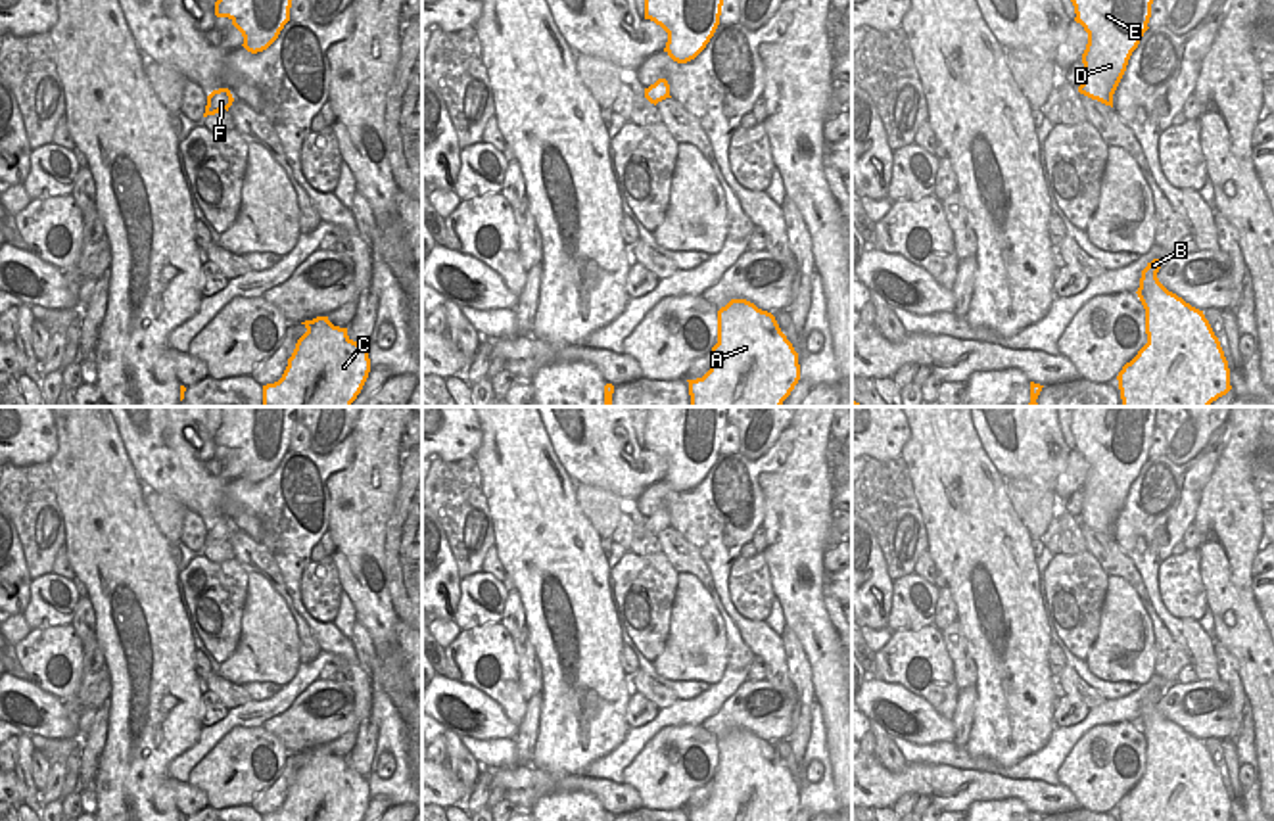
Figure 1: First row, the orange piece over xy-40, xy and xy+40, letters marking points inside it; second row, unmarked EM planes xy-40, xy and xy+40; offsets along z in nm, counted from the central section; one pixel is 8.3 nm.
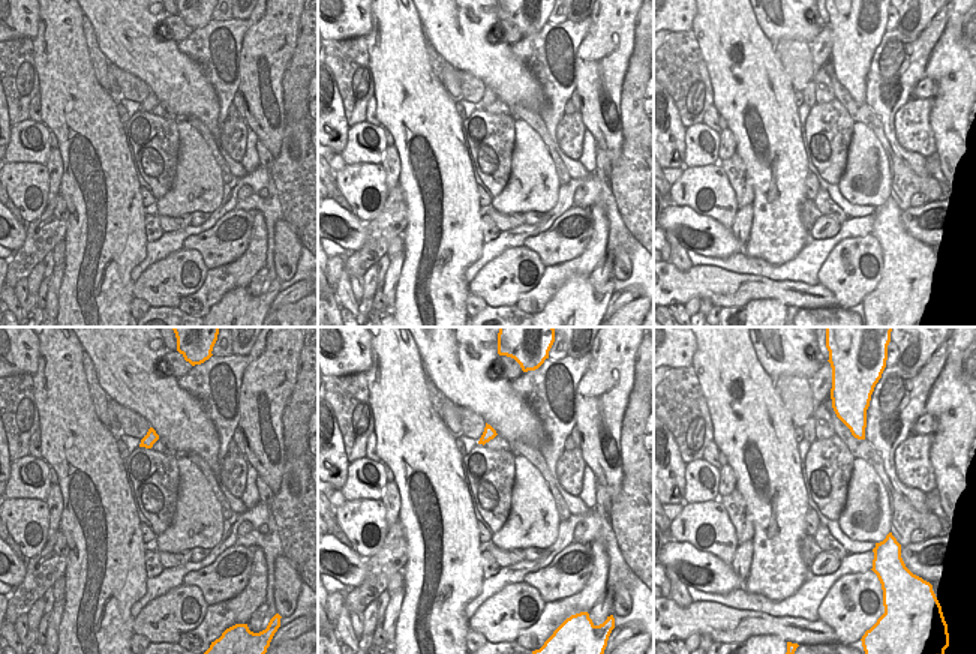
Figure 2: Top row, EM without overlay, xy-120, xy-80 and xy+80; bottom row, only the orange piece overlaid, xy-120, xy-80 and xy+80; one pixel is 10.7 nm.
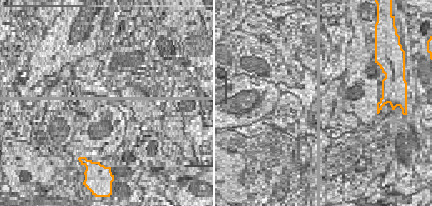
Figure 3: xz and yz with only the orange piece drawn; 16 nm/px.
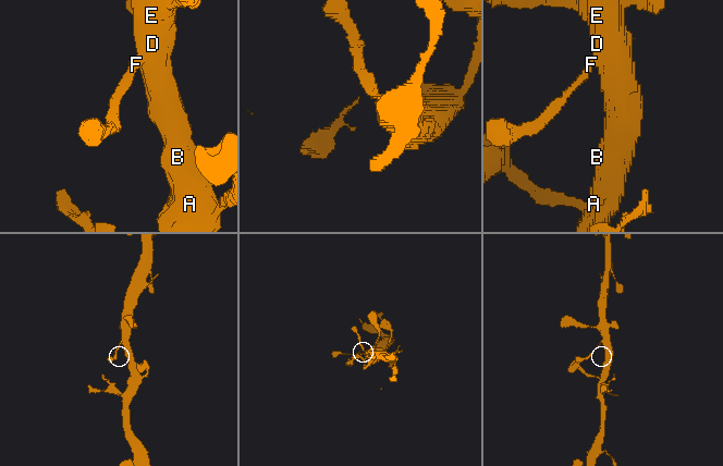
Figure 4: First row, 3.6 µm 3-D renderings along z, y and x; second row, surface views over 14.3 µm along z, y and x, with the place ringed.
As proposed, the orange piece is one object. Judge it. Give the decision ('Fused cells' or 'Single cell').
Single cell

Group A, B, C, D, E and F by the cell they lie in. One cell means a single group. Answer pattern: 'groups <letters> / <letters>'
groups A B C D E F

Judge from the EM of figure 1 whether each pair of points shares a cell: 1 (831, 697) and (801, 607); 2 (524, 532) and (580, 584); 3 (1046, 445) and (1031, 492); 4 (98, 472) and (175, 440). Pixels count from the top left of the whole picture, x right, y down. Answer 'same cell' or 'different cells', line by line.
1: same cell
2: same cell
3: different cells
4: different cells

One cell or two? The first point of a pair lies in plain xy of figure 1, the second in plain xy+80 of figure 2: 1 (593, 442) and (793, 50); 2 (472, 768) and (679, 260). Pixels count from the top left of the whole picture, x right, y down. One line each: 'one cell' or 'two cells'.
1: two cells
2: one cell

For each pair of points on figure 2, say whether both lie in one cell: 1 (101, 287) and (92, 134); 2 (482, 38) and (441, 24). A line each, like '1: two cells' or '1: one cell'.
1: one cell
2: one cell

